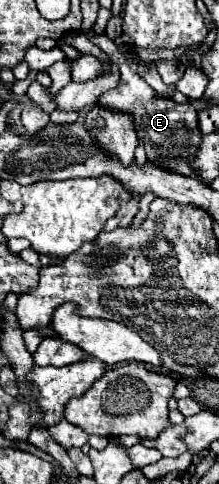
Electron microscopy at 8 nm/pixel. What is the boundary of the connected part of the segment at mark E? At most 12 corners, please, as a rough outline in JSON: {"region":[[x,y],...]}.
{"region":[[92,29],[88,39],[121,69],[99,105],[133,113],[147,159],[199,179],[197,111],[137,75],[133,51]]}

